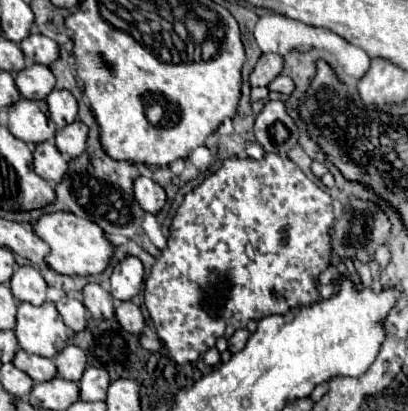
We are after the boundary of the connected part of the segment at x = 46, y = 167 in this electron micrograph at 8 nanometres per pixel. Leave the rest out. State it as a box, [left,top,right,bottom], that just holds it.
[33,141,67,183]

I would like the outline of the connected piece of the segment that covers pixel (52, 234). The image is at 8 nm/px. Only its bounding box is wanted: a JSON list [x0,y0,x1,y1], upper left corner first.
[35,213,115,277]

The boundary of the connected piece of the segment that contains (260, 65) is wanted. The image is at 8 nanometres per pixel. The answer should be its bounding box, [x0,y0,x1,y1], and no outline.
[251,53,283,87]

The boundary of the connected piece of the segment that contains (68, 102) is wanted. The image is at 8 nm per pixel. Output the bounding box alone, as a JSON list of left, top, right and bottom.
[47,89,77,127]

